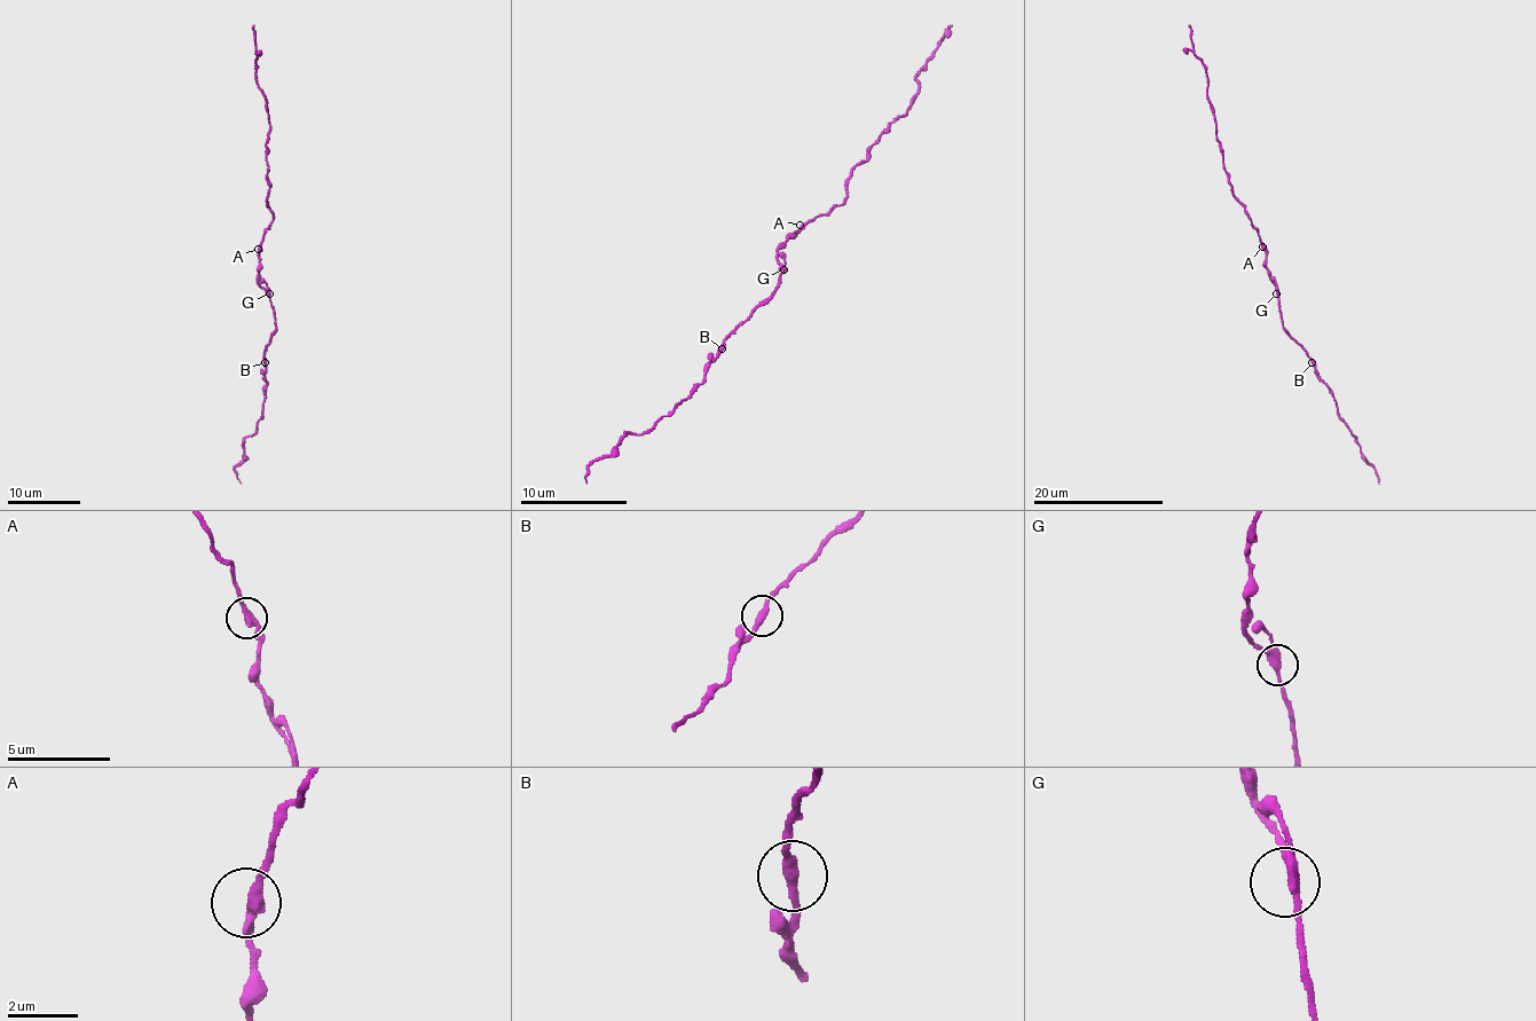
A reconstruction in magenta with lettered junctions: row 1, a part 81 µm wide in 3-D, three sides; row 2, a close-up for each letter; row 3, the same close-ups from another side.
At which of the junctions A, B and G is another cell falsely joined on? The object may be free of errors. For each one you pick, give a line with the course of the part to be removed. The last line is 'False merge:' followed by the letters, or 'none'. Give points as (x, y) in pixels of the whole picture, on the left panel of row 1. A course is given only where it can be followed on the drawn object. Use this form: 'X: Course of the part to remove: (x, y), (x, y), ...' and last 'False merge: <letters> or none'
False merge: none

